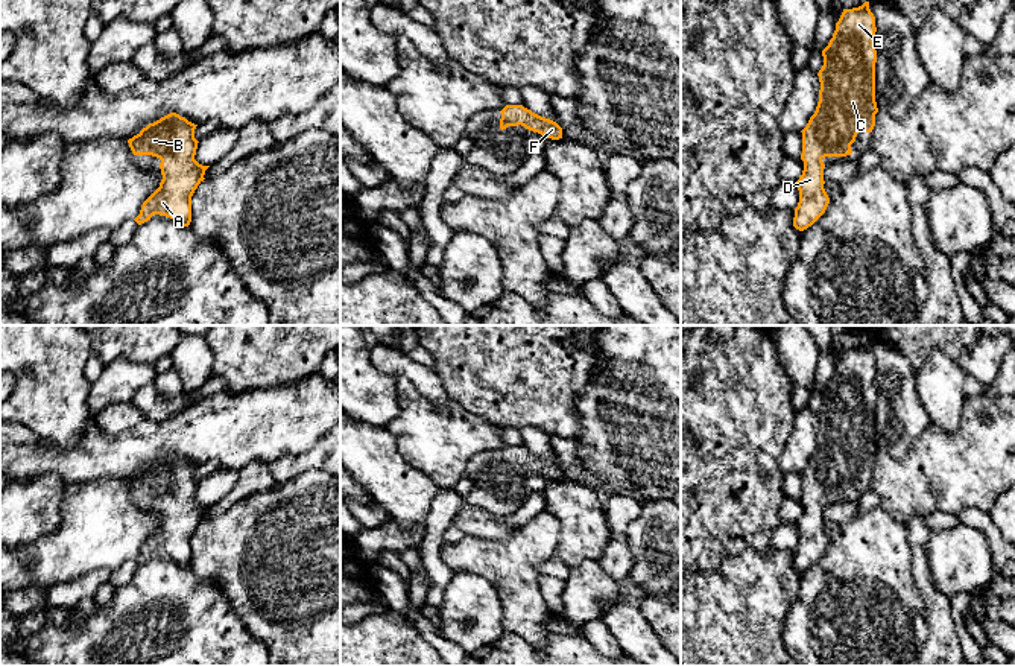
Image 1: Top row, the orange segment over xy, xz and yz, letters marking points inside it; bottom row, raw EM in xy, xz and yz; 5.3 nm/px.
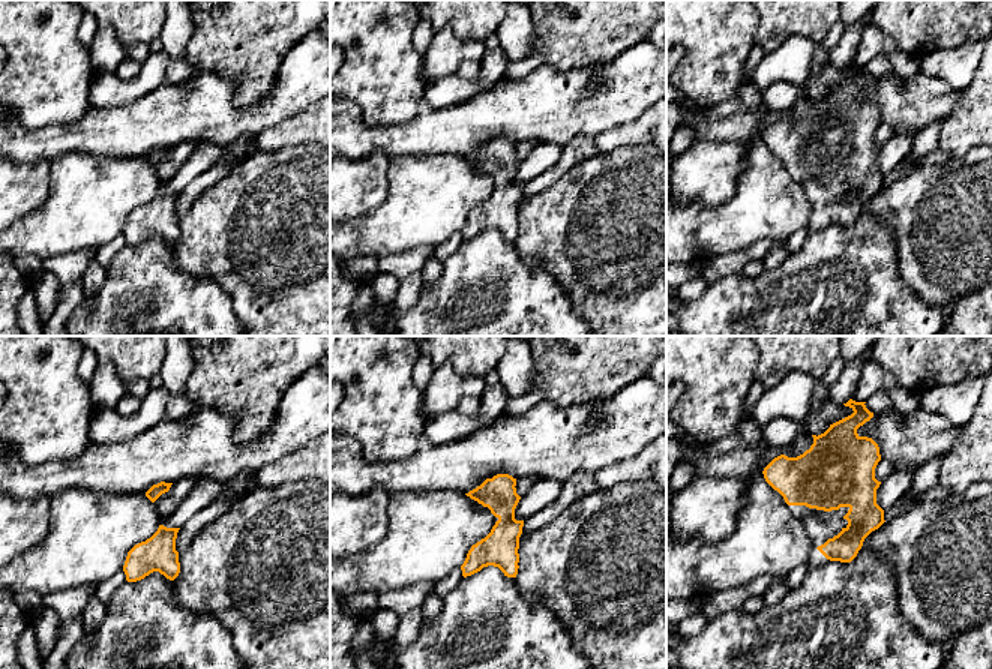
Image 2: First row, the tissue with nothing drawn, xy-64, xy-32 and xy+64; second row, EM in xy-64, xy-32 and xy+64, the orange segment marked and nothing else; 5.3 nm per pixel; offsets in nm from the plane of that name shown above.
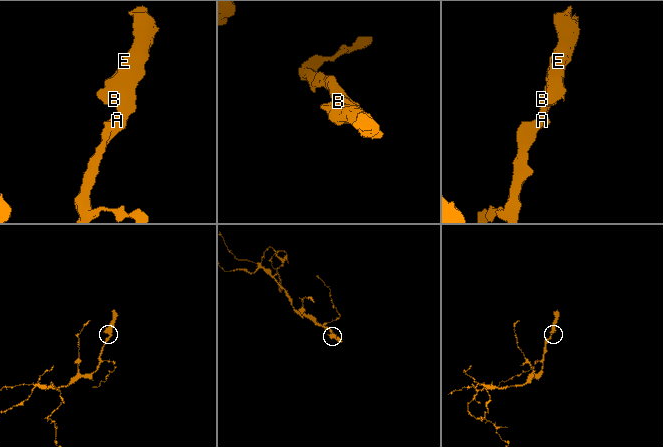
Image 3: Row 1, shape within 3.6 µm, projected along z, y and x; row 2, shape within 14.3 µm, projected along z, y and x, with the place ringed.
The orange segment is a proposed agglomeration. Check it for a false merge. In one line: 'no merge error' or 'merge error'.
no merge error

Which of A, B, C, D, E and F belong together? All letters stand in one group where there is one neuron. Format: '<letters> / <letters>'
A B C D E F

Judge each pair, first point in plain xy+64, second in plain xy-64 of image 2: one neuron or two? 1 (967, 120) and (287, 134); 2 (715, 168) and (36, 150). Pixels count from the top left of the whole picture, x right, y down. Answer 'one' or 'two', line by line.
1: one
2: two

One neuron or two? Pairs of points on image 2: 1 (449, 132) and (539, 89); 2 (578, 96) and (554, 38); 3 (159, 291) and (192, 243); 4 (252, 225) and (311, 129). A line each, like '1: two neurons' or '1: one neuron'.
1: one neuron
2: two neurons
3: two neurons
4: two neurons

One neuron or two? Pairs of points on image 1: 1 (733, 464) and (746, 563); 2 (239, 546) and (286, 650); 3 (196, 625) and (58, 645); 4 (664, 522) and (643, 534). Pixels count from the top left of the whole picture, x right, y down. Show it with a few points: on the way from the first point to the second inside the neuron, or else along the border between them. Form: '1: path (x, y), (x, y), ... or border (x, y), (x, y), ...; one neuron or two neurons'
1: border (769, 549), (743, 551), (727, 557), (714, 570); two neurons
2: path (237, 572), (245, 584), (249, 608), (265, 624); one neuron
3: path (161, 625), (146, 625), (114, 642), (93, 642); one neuron
4: path (660, 526), (652, 534), (648, 534); one neuron

